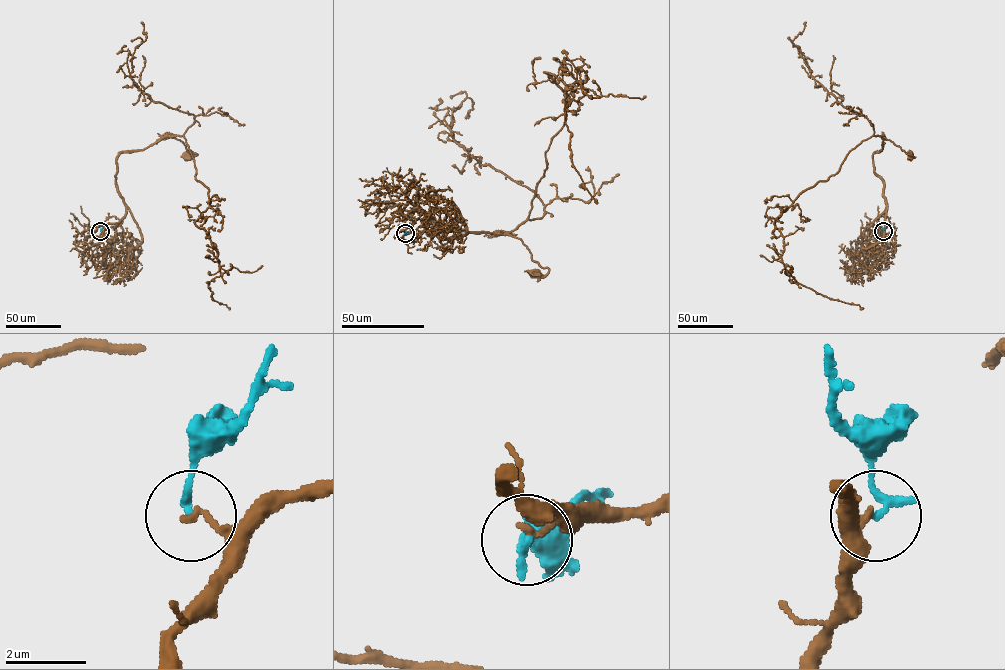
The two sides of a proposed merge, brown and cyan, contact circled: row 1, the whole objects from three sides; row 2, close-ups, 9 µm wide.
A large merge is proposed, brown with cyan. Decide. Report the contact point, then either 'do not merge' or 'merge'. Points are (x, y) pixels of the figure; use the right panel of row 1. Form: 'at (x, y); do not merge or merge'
at (883, 231); do not merge

